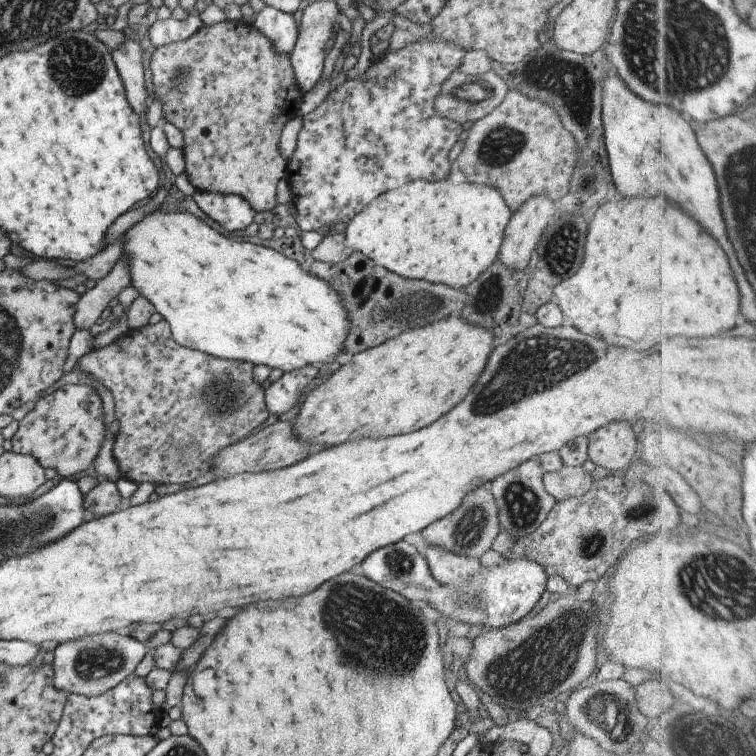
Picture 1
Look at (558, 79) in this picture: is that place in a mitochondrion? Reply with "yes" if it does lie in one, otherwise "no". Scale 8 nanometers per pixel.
yes

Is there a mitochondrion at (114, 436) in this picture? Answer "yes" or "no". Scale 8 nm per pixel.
no

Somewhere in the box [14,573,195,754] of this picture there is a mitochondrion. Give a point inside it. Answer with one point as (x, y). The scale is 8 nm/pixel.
(95, 664)

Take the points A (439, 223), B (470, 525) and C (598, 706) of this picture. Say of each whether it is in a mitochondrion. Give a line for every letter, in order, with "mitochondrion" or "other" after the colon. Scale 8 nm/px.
A: other
B: mitochondrion
C: mitochondrion

